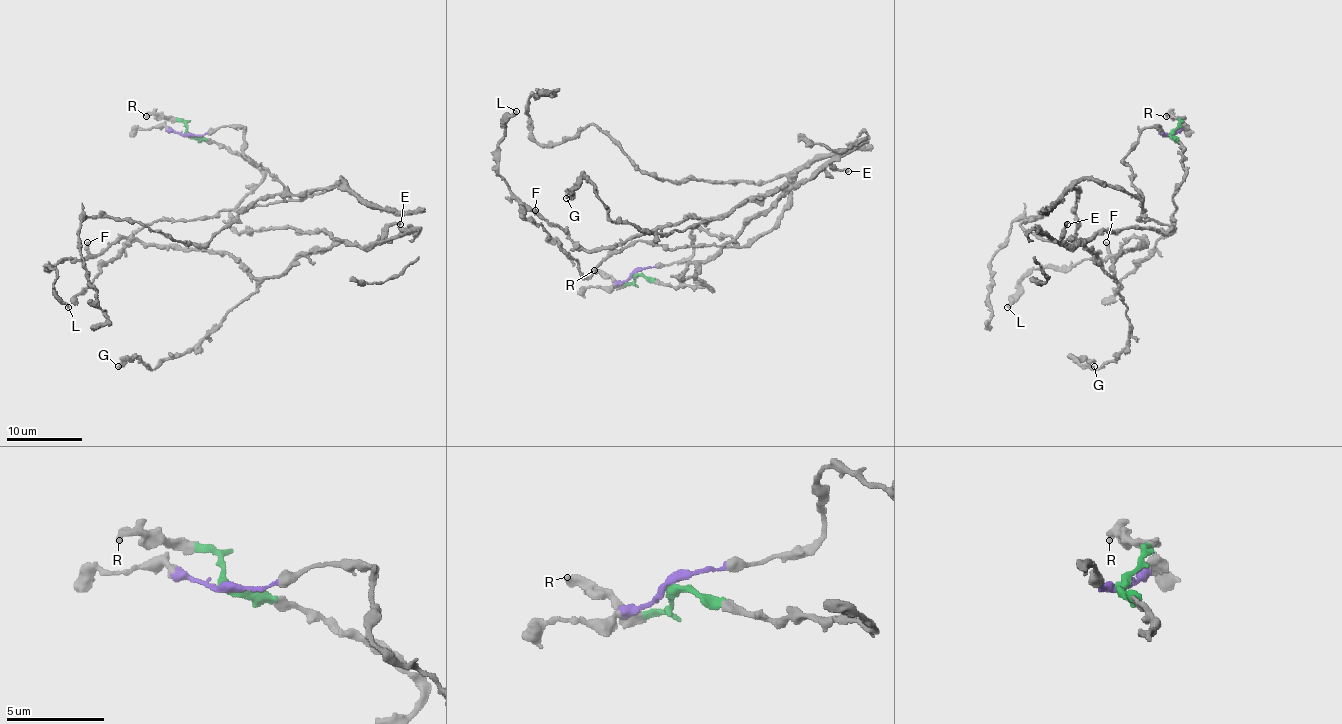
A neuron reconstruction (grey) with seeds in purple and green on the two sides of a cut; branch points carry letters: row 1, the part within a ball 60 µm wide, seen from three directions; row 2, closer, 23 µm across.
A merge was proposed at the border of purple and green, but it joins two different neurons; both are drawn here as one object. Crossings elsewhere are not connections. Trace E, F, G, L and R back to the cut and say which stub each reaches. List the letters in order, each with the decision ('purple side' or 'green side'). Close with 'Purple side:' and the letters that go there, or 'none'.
E: green side
F: green side
G: green side
L: green side
R: green side
Purple side: none

